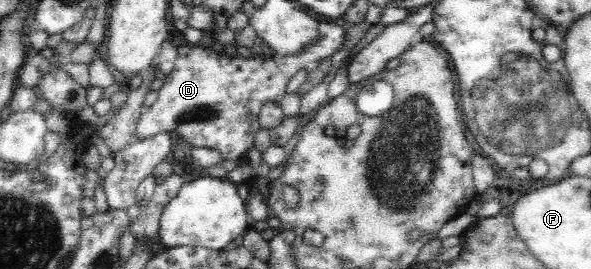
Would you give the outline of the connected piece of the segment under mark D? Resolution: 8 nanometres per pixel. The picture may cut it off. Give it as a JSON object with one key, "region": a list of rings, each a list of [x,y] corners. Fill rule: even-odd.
{"region":[[[319,23],[320,40],[317,44],[311,44],[296,56],[279,57],[261,60],[251,56],[250,59],[243,59],[236,56],[231,58],[220,55],[214,50],[203,45],[179,46],[177,59],[173,69],[166,74],[163,85],[157,90],[157,99],[148,108],[143,108],[134,134],[134,140],[143,141],[161,132],[170,132],[175,137],[181,137],[183,141],[192,145],[193,148],[207,147],[217,149],[223,160],[246,161],[247,149],[255,148],[256,134],[260,130],[257,121],[259,109],[265,101],[280,103],[286,94],[286,85],[289,80],[300,70],[307,69],[323,59],[330,59],[340,51],[345,42],[345,29],[338,24]]]}

